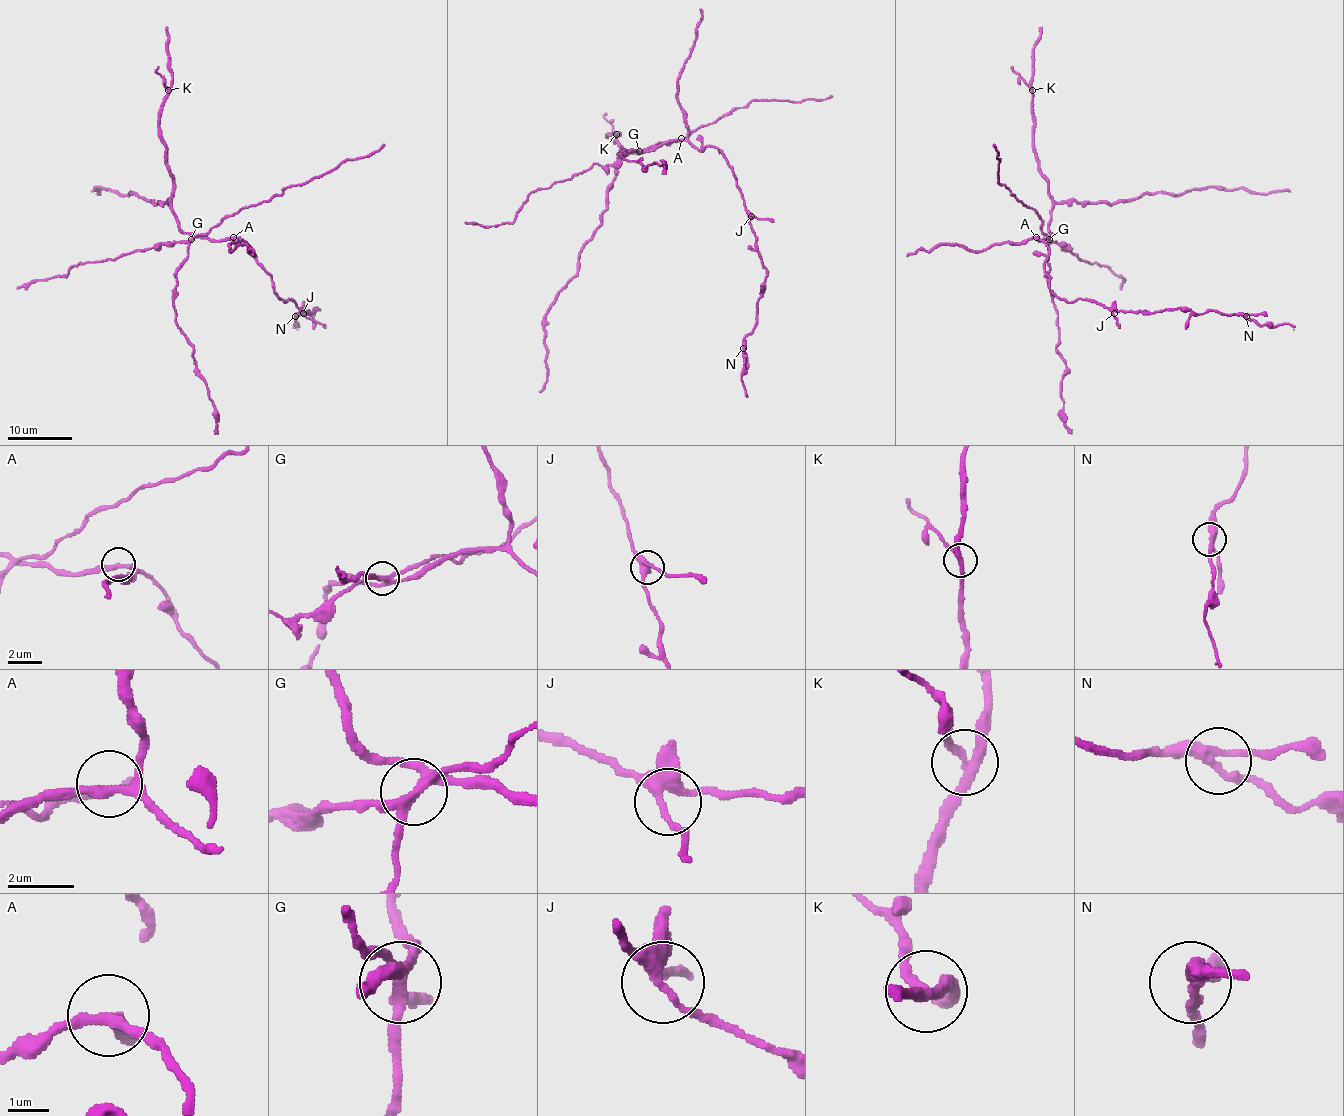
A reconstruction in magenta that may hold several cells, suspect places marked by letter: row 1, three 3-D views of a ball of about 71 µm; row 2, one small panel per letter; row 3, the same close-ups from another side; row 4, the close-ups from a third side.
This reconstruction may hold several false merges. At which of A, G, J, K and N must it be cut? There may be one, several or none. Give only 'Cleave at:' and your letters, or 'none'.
Cleave at: G, K

